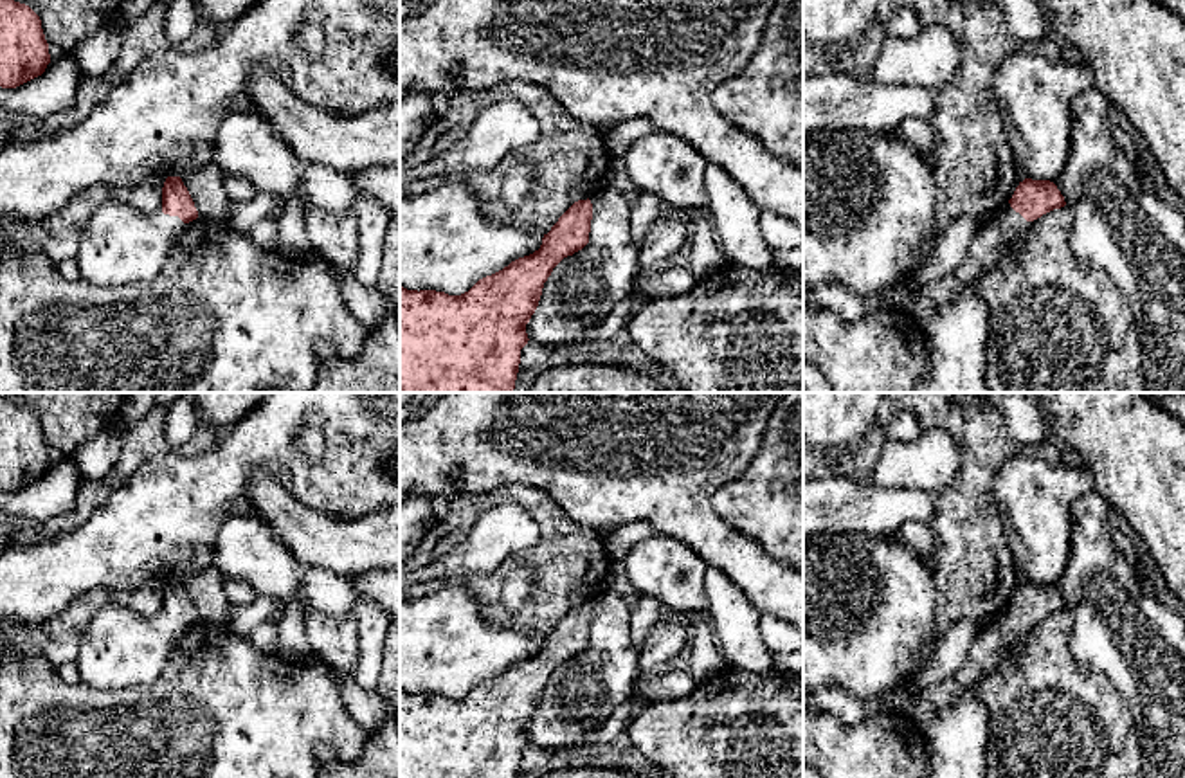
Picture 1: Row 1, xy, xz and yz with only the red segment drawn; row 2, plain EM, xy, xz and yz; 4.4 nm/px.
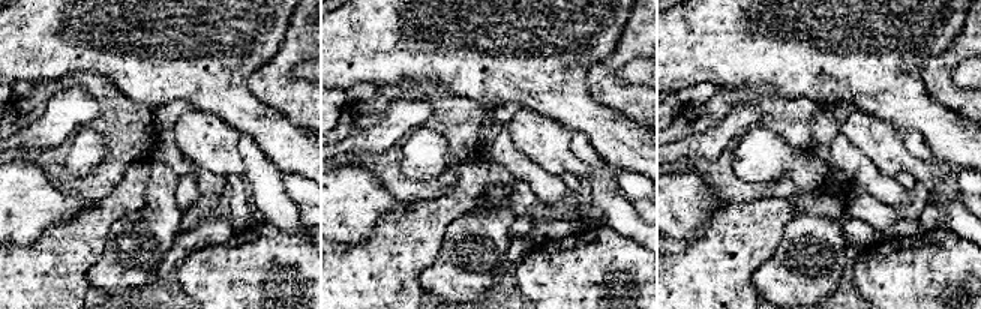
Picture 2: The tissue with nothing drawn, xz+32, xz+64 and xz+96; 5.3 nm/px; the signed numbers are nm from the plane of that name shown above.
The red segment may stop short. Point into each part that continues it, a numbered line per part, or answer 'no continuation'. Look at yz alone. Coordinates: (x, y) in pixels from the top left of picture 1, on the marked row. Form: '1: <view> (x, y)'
1: yz (991, 245)

